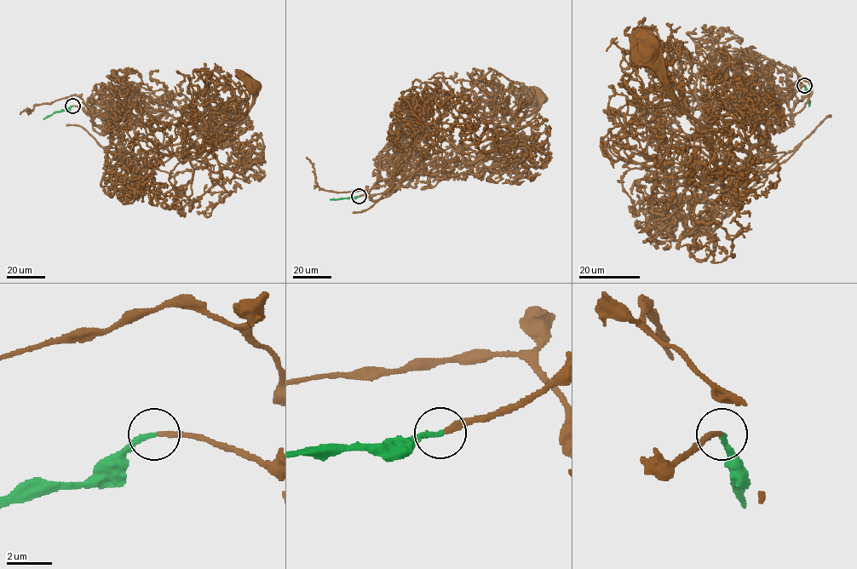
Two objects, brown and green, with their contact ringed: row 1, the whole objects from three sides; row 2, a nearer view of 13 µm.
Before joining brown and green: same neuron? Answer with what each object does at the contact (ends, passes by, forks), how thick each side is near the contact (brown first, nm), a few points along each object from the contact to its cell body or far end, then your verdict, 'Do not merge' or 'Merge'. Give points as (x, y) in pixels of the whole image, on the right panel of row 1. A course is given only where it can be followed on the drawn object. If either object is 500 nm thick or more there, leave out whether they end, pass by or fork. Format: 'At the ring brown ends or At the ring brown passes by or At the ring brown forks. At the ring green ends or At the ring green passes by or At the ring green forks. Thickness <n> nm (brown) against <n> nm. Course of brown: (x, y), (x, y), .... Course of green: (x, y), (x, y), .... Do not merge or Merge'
At the ring brown ends. At the ring green ends. Thickness 240 nm (brown) against 240 nm. Course of brown: (804, 85), (787, 96), (792, 114), (767, 122), (767, 146), (748, 163), (678, 105), (643, 53). Course of green: (804, 85), (808, 106). Merge

